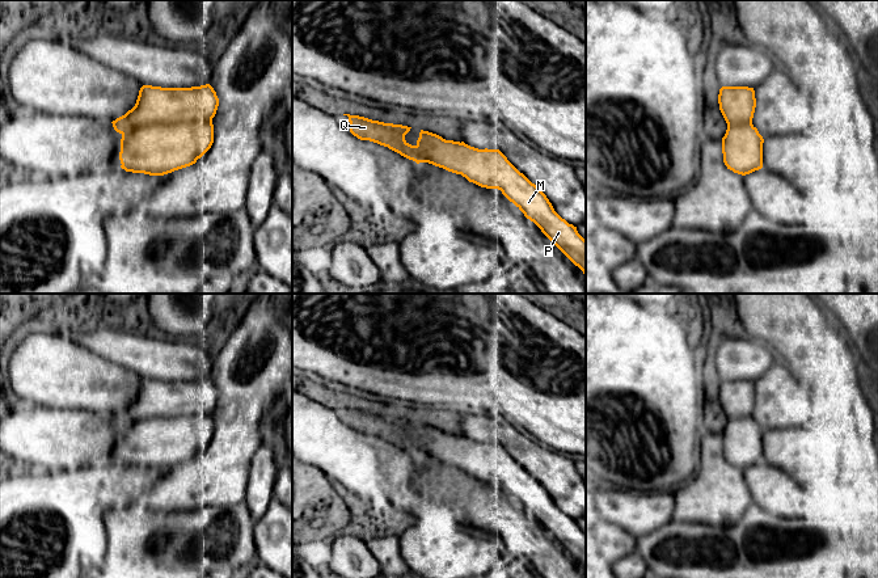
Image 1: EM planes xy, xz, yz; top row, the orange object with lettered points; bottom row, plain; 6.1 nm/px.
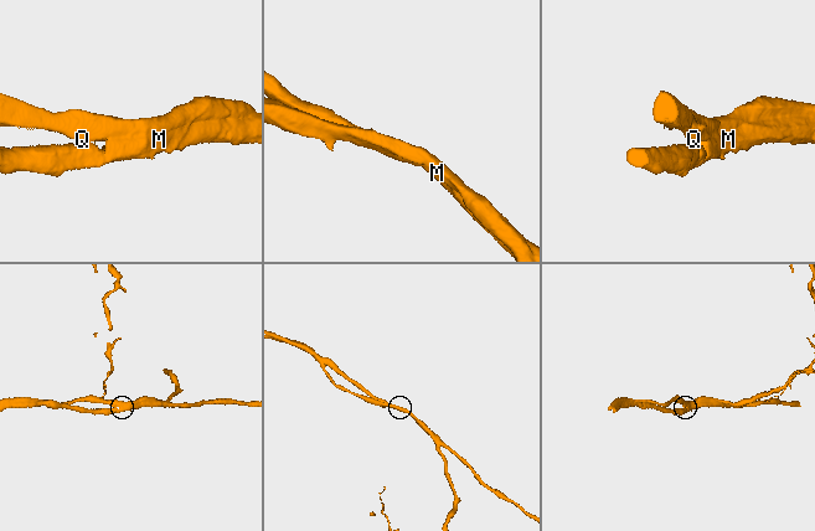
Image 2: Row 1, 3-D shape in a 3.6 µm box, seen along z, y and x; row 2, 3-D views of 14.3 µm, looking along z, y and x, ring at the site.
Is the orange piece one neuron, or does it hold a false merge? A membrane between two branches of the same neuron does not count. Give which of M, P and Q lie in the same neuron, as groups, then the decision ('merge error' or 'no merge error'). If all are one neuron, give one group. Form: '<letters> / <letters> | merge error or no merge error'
M P / Q | merge error

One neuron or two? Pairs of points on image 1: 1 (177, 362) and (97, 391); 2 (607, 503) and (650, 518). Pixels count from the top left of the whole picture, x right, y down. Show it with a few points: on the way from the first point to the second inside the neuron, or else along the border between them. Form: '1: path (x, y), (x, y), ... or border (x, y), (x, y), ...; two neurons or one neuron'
1: path (157, 362), (126, 362), (117, 371); one neuron
2: path (617, 507), (640, 514); one neuron

